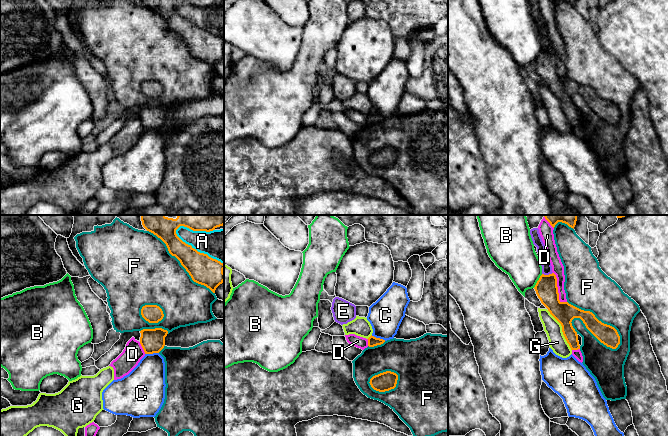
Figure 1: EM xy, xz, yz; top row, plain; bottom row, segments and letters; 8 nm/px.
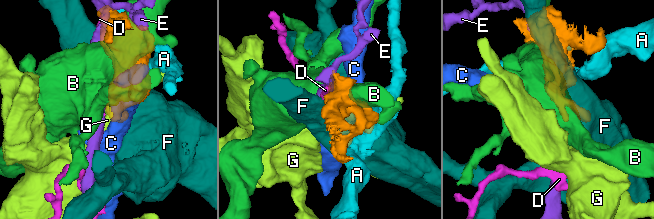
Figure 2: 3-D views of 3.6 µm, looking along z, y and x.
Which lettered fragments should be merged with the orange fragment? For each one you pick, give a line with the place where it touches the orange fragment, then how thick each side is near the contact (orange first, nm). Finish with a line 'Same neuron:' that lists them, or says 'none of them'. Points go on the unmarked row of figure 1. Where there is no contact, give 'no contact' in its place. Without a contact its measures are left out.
Same neuron: none of them

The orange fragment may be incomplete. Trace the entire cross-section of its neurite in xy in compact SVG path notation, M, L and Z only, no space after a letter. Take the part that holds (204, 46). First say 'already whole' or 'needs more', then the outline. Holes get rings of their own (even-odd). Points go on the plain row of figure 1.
already whole; M142 0L143 3L160 14L169 29L175 32L191 52L192 56L204 61L215 69L216 64L224 58L224 40L200 29L191 21L183 18L176 10L180 2L193 7L210 8L224 0Z

